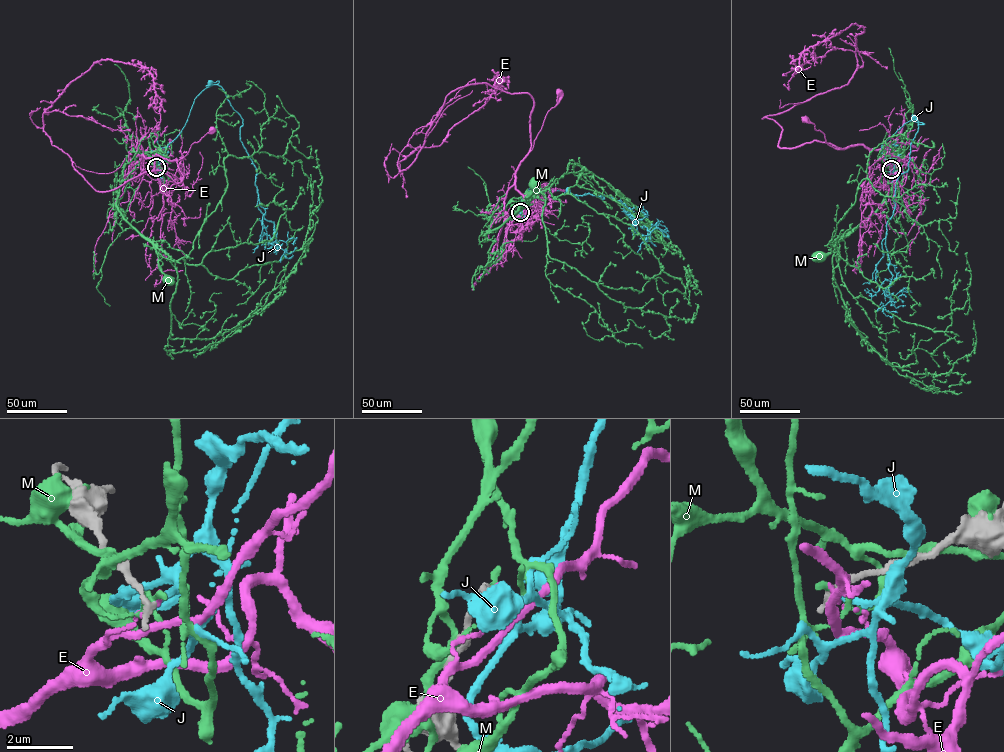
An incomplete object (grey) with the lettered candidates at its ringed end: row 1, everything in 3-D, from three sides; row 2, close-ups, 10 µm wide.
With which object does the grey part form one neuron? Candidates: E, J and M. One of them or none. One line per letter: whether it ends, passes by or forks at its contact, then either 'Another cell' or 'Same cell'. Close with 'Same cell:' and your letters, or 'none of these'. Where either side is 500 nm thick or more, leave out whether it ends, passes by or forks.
E: It ends there. Another cell
J: It ends there. Same cell
M: It ends there. Another cell
Same cell: J

